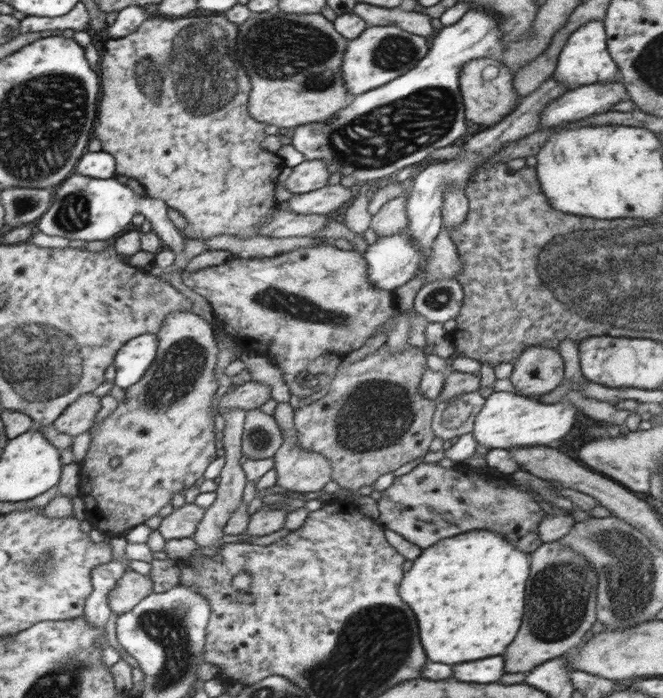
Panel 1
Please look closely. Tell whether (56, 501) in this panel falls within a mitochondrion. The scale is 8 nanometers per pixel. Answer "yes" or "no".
no

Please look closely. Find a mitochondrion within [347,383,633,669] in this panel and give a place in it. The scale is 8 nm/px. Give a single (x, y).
(567, 587)

